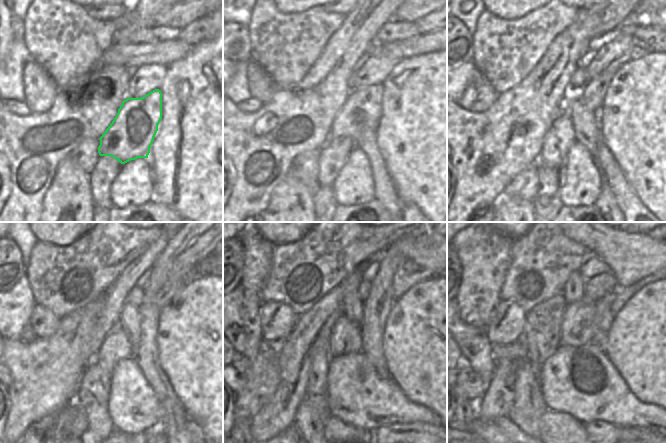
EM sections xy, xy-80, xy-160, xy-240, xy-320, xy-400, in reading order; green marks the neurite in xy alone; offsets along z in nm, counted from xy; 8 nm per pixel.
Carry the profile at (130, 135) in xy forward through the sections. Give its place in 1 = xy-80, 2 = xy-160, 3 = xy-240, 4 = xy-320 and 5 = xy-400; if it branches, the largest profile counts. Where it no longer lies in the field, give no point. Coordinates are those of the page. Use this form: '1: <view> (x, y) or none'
1: xy-80 (361, 111)
2: xy-160 (593, 93)
3: xy-240 (171, 287)
4: xy-320 (422, 257)
5: xy-400 (631, 257)

